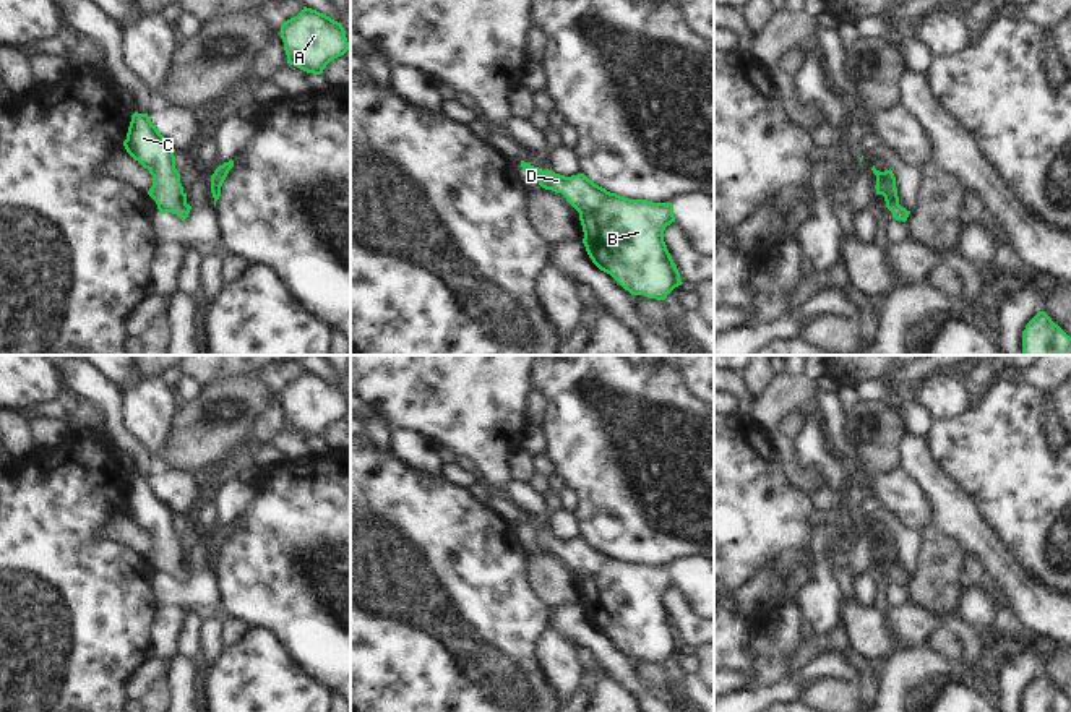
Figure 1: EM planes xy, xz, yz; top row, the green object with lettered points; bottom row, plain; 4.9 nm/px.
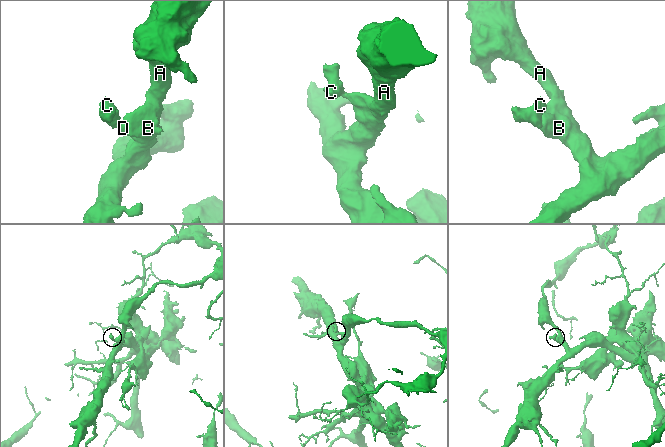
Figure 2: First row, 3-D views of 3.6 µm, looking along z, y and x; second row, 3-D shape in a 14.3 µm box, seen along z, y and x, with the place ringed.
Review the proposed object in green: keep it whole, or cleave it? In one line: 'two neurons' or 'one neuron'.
one neuron

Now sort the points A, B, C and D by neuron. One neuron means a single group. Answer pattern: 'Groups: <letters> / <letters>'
Groups: A B C D.

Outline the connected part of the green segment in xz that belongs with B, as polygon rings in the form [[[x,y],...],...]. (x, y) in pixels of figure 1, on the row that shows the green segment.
[[[521,161],[523,170],[536,170],[539,185],[545,190],[561,193],[579,212],[584,238],[583,243],[592,263],[610,274],[631,295],[665,300],[682,285],[680,272],[664,242],[664,230],[675,222],[672,203],[652,203],[647,199],[630,199],[596,185],[584,174],[565,177],[552,170],[542,170]]]

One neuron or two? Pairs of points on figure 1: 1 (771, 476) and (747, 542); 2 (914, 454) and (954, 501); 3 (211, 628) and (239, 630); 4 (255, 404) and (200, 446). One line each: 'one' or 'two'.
1: one
2: one
3: two
4: one

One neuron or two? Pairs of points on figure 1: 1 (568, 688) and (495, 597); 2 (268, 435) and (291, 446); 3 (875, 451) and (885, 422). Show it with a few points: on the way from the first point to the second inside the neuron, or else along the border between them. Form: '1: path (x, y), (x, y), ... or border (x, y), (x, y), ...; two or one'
1: border (549, 626), (541, 641), (541, 665), (555, 688); two
2: border (286, 425), (271, 443); two
3: path (875, 445), (875, 433), (880, 428); one

